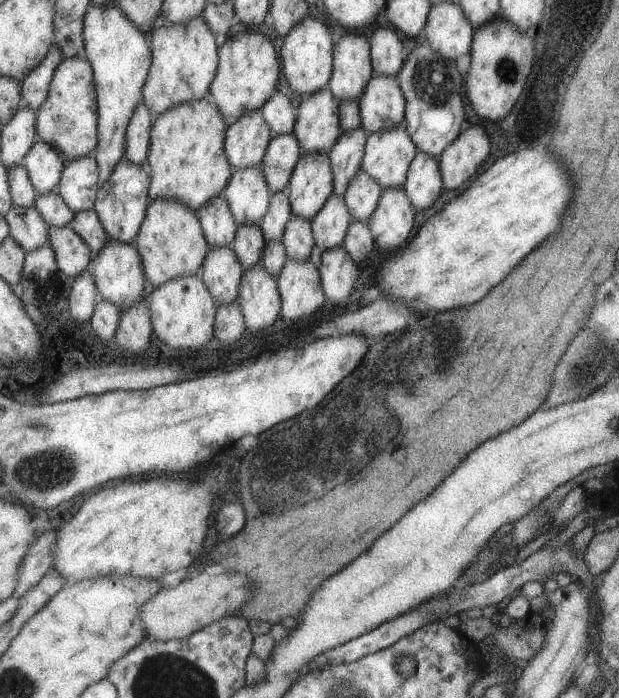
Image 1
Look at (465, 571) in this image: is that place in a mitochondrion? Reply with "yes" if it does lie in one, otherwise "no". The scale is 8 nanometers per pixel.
no

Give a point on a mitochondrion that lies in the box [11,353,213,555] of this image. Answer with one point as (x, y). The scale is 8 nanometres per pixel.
(46, 470)

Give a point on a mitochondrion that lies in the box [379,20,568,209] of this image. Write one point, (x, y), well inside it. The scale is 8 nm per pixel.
(427, 76)

